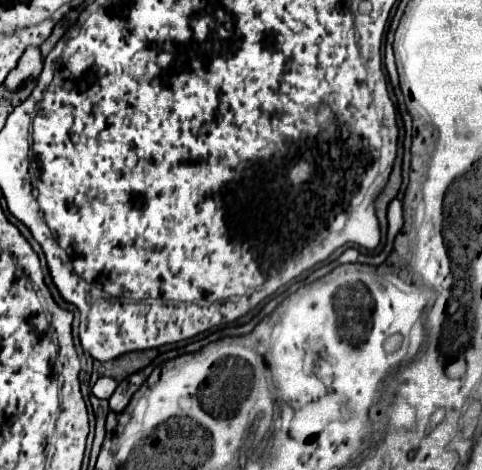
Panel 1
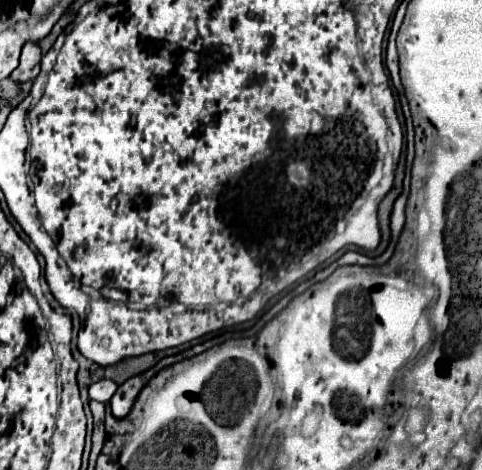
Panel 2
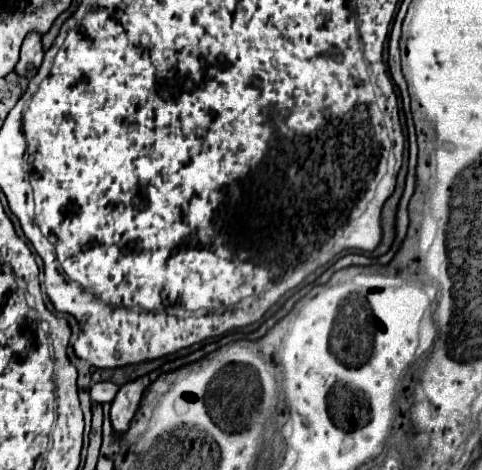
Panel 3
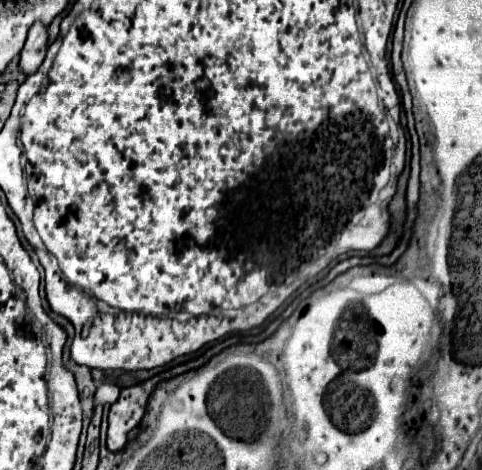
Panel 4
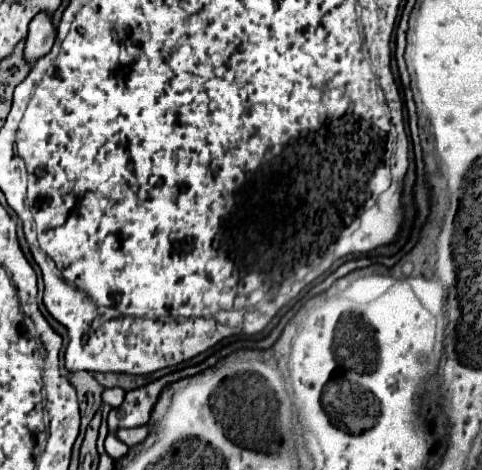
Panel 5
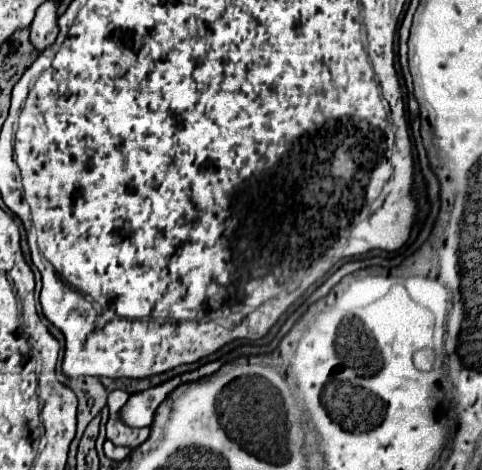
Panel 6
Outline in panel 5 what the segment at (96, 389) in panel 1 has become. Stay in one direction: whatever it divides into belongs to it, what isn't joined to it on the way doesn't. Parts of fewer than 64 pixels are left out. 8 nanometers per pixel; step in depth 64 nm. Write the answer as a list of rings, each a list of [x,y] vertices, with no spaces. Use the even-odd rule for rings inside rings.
[[[110,388],[110,390],[104,390],[104,402],[106,404],[110,404],[112,408],[118,408],[120,404],[122,404],[122,400],[124,400],[124,396],[126,396],[126,392],[122,390],[122,388]]]

